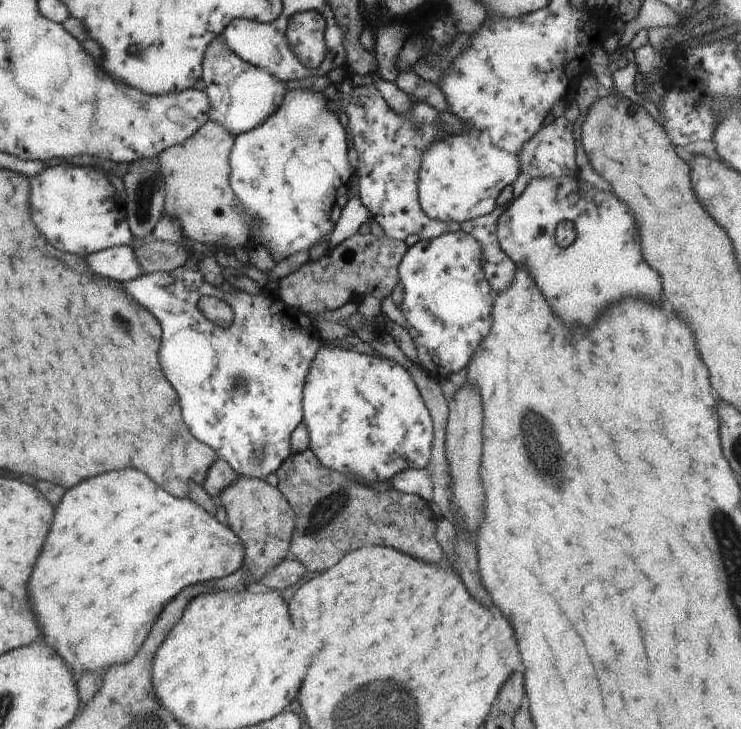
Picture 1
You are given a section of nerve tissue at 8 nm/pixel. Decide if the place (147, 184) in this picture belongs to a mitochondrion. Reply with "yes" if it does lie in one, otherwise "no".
yes

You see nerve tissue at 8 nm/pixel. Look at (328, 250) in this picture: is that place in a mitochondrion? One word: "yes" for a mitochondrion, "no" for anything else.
no

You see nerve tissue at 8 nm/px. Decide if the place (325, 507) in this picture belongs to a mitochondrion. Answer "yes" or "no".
yes

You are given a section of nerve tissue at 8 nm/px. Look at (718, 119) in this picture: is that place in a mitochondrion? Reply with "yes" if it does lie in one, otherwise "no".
no

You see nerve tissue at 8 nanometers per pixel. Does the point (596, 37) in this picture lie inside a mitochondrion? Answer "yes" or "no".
no

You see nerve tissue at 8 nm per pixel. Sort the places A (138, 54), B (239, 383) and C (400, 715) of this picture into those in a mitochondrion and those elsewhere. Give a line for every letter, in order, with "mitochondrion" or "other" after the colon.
A: mitochondrion
B: mitochondrion
C: mitochondrion

